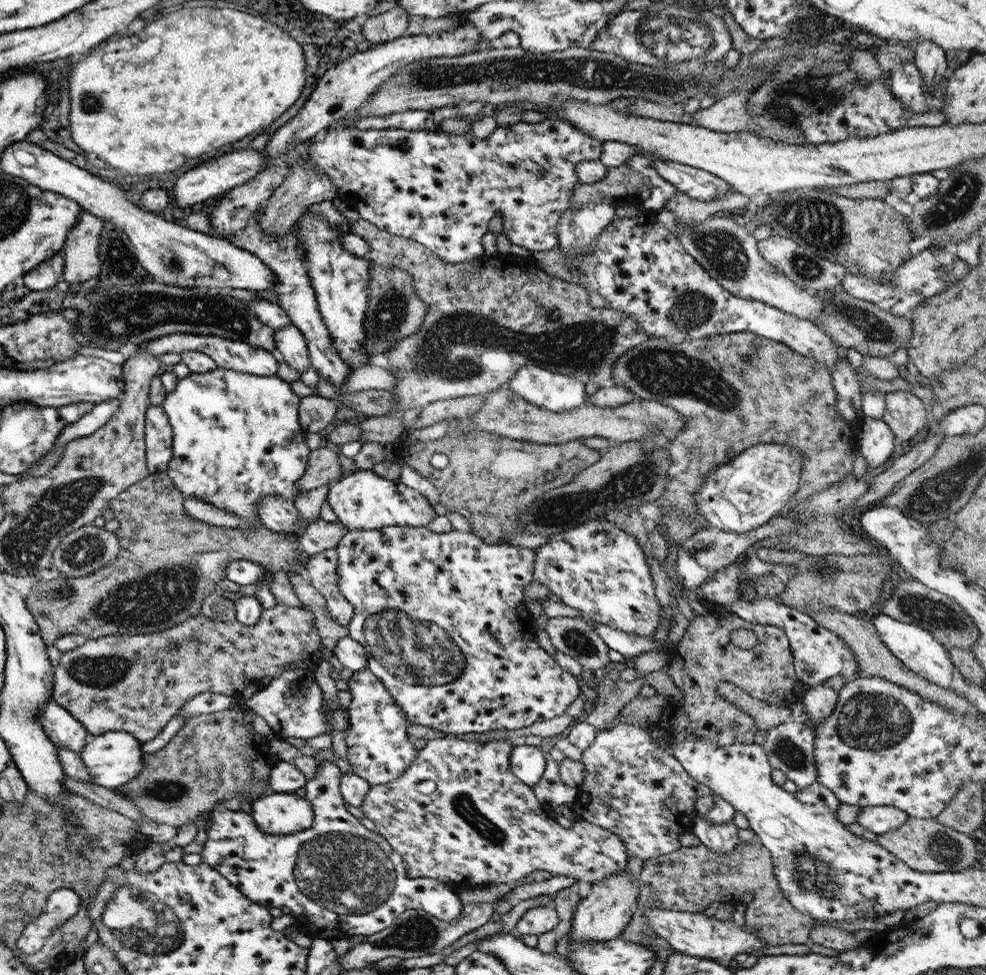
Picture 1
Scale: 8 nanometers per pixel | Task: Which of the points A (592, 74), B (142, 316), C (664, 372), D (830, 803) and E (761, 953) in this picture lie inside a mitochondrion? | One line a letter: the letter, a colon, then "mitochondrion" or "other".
A: mitochondrion
B: mitochondrion
C: mitochondrion
D: other
E: other

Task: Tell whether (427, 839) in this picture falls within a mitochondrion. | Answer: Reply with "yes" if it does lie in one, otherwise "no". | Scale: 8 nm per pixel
no

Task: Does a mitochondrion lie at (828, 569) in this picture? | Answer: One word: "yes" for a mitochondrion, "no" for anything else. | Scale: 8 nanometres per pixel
yes

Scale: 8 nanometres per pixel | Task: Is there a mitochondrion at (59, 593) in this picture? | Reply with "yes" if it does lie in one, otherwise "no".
yes

